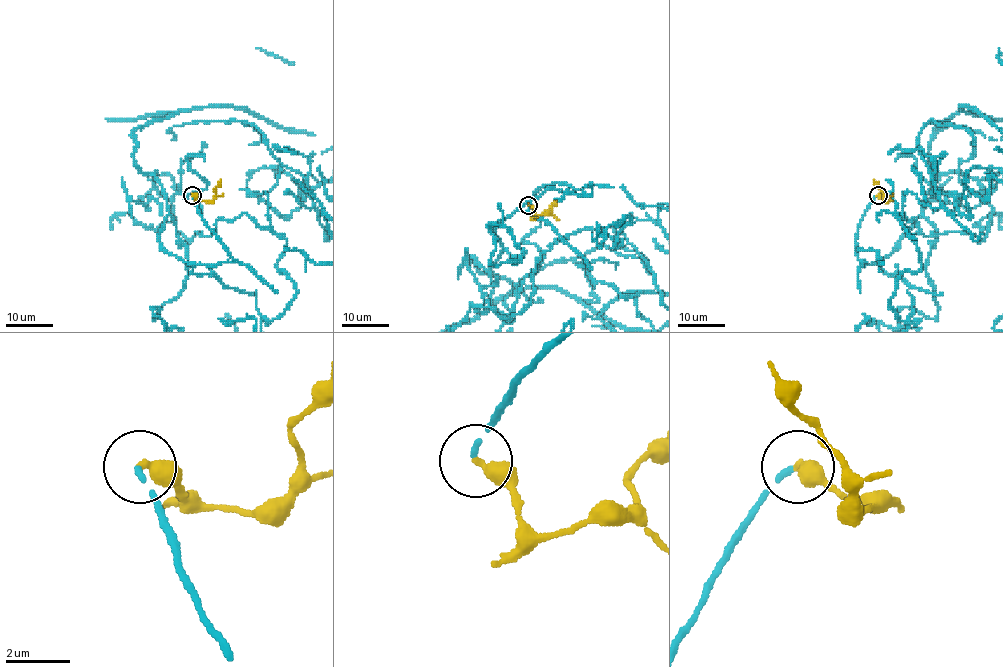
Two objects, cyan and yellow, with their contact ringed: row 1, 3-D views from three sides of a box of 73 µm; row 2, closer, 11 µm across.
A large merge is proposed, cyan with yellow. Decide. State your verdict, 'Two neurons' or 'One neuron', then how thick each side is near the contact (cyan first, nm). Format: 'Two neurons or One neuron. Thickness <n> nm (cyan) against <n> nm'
One neuron. Thickness 150 nm (cyan) against 400 nm

